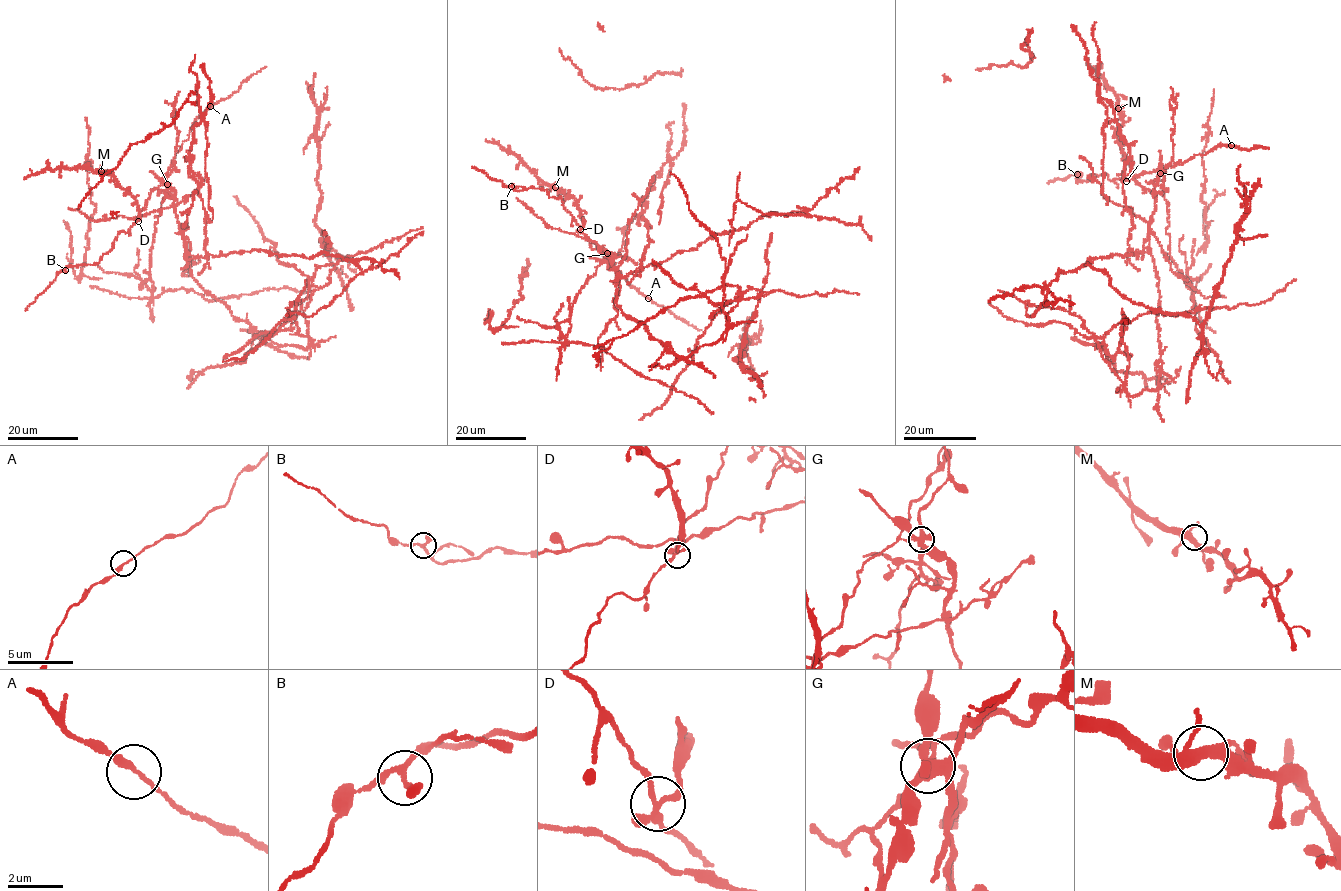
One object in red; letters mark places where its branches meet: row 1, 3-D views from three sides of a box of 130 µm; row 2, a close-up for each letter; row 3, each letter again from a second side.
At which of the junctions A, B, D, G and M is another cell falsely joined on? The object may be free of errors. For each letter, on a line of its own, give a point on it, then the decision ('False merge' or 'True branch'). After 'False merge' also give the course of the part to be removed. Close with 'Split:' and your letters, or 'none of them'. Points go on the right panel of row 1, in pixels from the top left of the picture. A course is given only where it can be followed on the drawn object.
A: Place: (1231, 145). True branch
B: Place: (1077, 174). True branch
D: Place: (1126, 181). True branch
G: Place: (1160, 173). False merge
M: Place: (1118, 108). True branch
Split: G

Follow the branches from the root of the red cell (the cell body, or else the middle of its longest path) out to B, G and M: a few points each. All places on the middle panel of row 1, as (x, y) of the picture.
B: (616, 282), (615, 255), (592, 249), (562, 198), (511, 186)
G: (616, 282), (617, 267), (612, 265), (615, 255), (608, 253)
M: (616, 282), (615, 255), (592, 249), (581, 232), (584, 219), (574, 198), (555, 187)

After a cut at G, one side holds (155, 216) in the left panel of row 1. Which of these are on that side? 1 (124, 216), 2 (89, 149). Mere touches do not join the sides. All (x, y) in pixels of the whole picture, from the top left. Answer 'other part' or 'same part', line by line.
1: same part
2: same part

